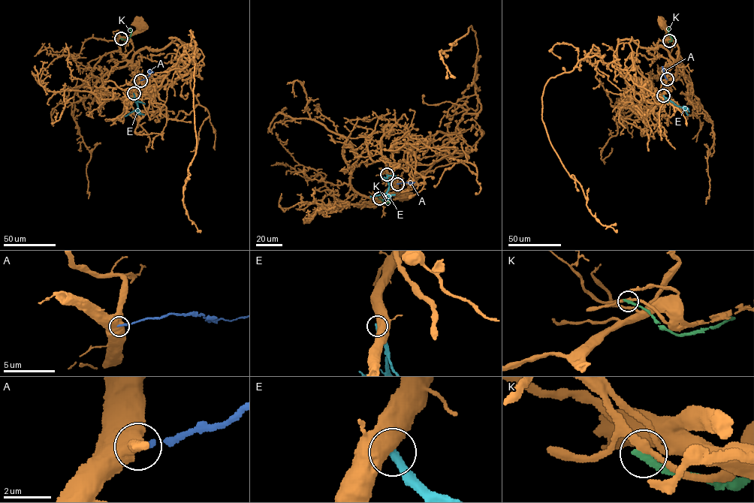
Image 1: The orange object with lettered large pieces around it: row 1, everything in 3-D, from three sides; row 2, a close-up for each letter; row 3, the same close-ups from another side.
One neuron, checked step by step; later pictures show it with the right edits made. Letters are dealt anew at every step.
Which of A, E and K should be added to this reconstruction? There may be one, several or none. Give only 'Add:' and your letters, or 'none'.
Add: none

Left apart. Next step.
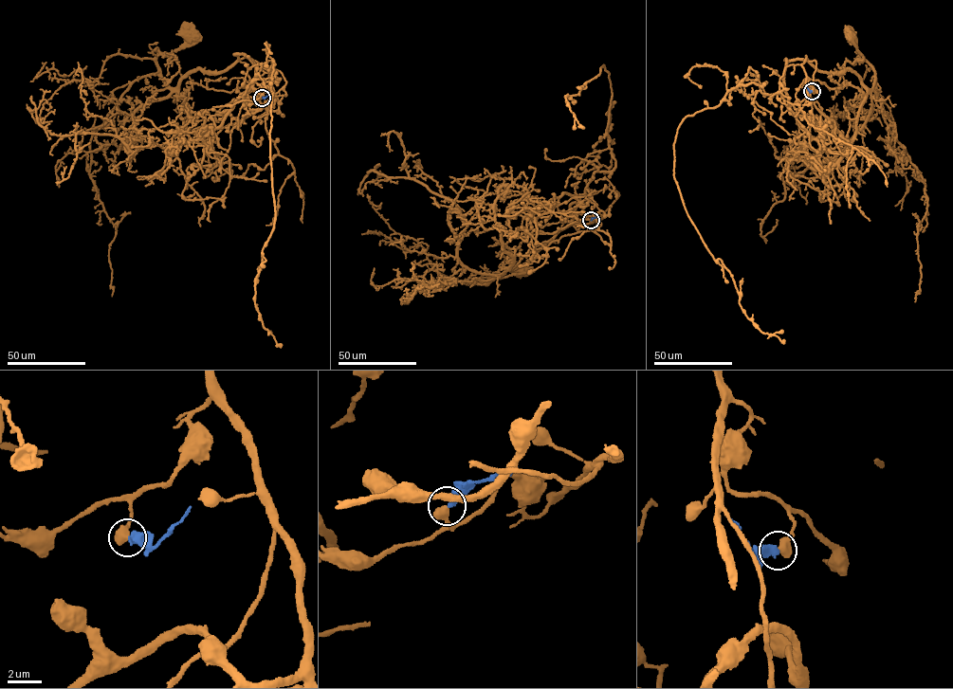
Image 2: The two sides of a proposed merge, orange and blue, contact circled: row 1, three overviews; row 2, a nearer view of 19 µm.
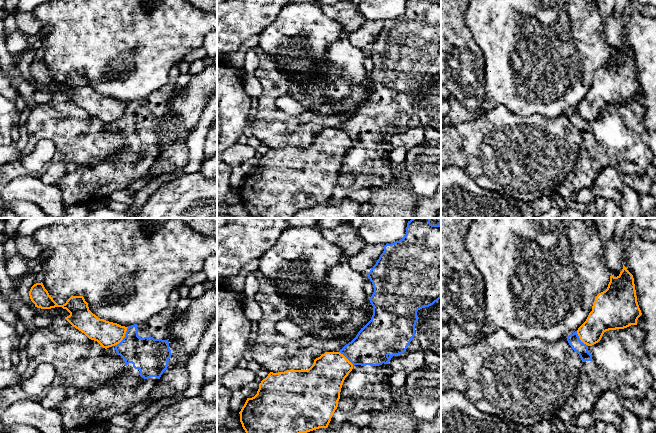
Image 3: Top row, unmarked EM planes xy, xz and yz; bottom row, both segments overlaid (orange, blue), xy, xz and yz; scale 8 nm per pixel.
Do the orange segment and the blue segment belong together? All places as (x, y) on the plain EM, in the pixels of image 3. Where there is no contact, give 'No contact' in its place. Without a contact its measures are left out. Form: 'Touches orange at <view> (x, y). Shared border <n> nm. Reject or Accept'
Touches orange at xy (124, 112). Shared border 190 nm. Reject

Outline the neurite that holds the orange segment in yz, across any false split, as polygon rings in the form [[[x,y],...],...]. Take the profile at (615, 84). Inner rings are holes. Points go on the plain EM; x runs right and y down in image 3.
[[[623,41],[617,53],[611,50],[607,65],[596,72],[592,87],[577,110],[581,118],[592,122],[606,107],[637,101],[641,91],[633,51]]]

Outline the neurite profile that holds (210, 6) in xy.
[[[188,0],[198,8],[217,14],[217,0]]]

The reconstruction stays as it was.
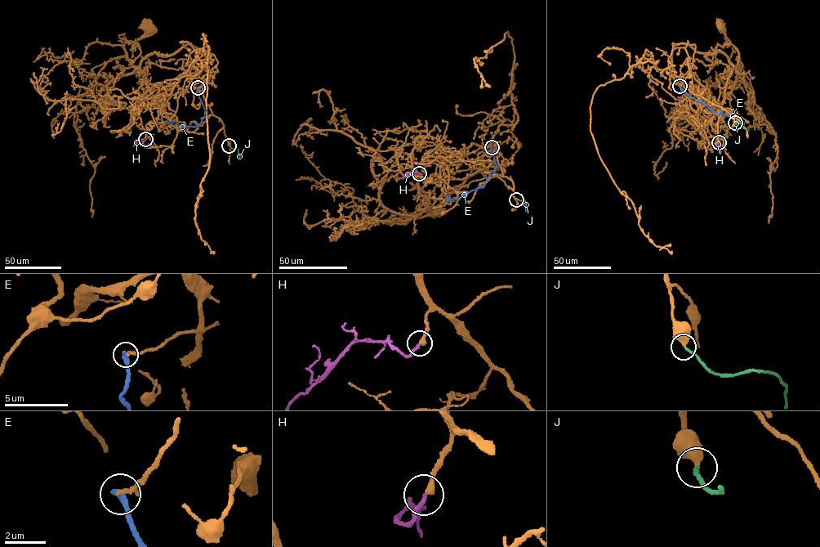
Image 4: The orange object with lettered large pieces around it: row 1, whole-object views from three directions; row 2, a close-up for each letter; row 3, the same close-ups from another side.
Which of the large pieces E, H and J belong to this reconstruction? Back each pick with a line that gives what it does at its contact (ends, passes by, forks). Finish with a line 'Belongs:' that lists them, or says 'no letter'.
H: it ends
J: it ends
Belongs: H, J

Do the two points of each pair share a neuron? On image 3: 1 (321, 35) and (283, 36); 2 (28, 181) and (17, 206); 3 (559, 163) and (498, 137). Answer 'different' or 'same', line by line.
1: same
2: different
3: same

